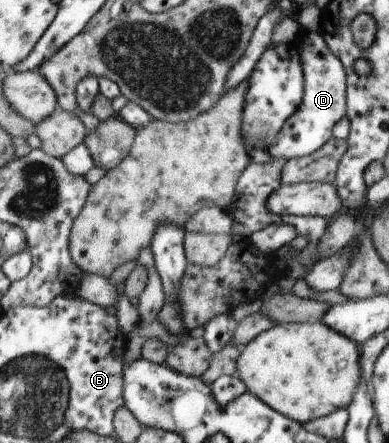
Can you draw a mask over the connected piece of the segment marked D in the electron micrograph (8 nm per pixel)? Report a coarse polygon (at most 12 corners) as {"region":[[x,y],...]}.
{"region":[[321,31],[293,38],[302,102],[252,163],[312,154],[345,114],[345,74]]}

